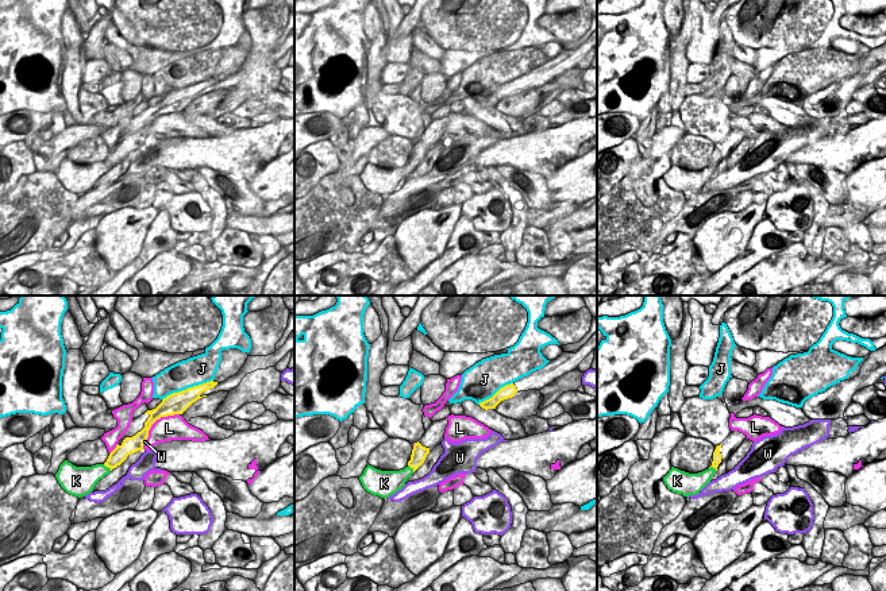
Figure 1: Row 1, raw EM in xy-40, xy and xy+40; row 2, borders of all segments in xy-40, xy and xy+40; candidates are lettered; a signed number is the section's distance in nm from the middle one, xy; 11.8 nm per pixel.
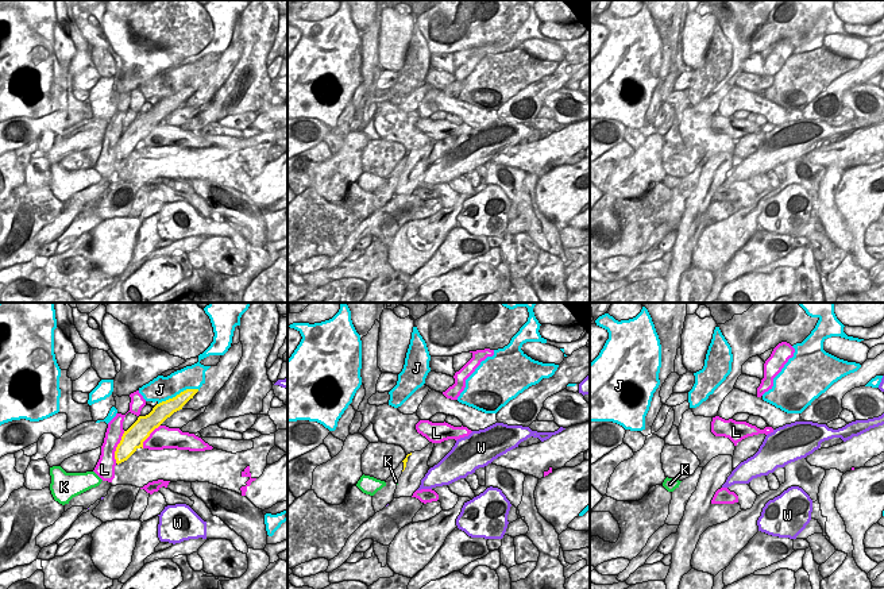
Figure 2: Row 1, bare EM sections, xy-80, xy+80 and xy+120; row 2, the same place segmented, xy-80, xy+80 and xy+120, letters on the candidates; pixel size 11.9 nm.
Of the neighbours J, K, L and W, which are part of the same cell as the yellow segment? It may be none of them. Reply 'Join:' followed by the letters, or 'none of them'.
Join: none of them.

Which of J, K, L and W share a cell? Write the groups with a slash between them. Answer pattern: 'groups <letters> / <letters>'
groups J / K / L / W

